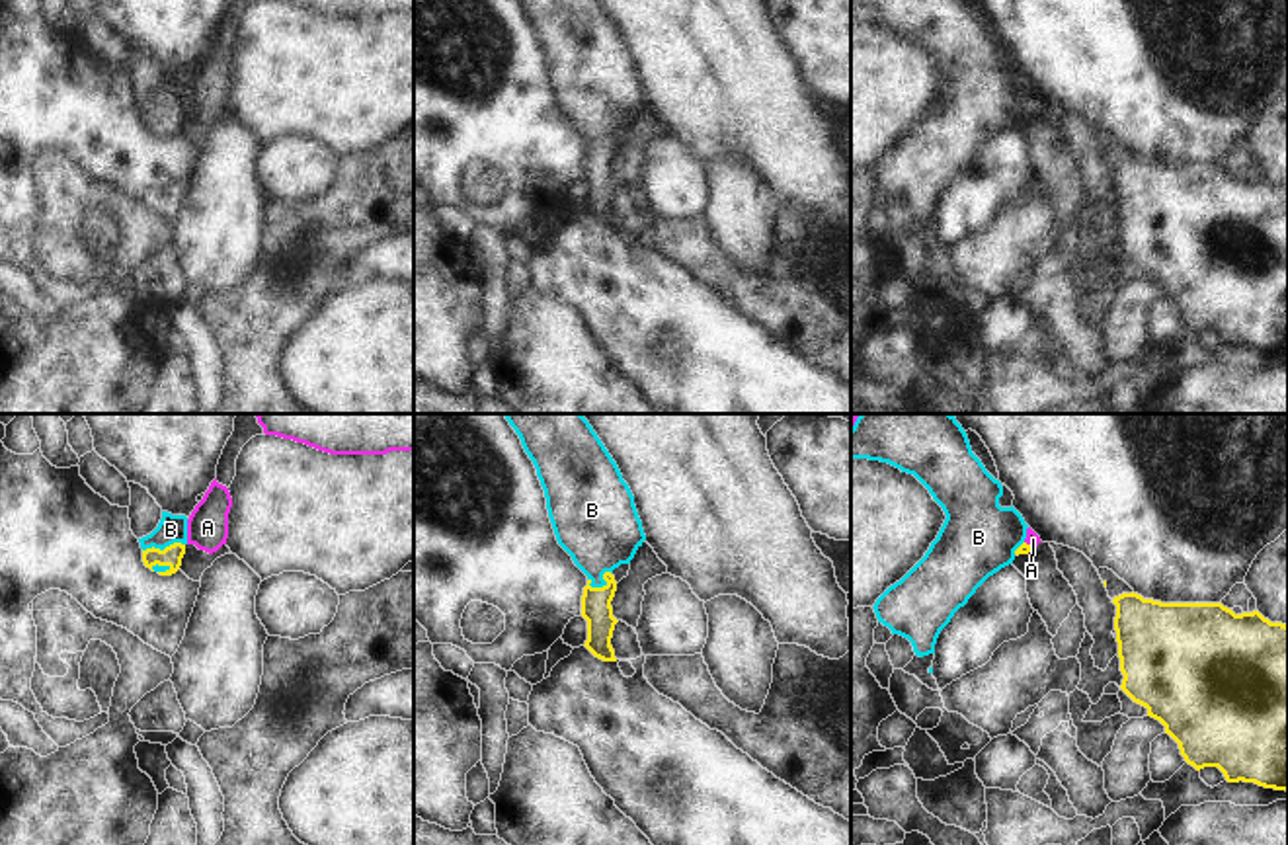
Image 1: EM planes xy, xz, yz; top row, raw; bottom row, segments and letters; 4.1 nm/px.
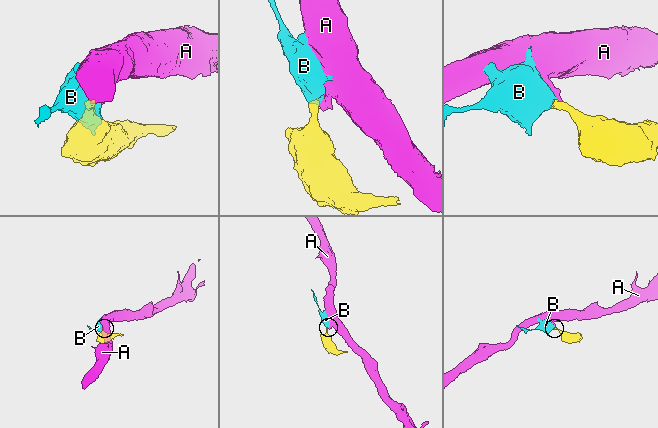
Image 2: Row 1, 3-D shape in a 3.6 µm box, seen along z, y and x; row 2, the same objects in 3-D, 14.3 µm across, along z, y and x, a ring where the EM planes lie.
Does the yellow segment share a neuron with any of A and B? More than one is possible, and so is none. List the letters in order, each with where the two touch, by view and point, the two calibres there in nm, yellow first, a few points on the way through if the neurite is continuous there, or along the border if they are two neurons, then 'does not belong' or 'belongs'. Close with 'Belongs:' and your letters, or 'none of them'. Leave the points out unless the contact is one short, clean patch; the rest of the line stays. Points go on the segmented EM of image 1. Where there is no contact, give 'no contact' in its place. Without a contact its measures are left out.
A: meets yellow in yz at (1029, 545); 50 nm thick on the yellow side, 50 nm on the other; border along yz (1025, 541), (1033, 547); does not belong
B: meets yellow in xz at (603, 586); 130 nm thick on the yellow side, 340 nm on the other; runs through xz (596, 602), (603, 586), (598, 566), (598, 525); belongs
Belongs: B

